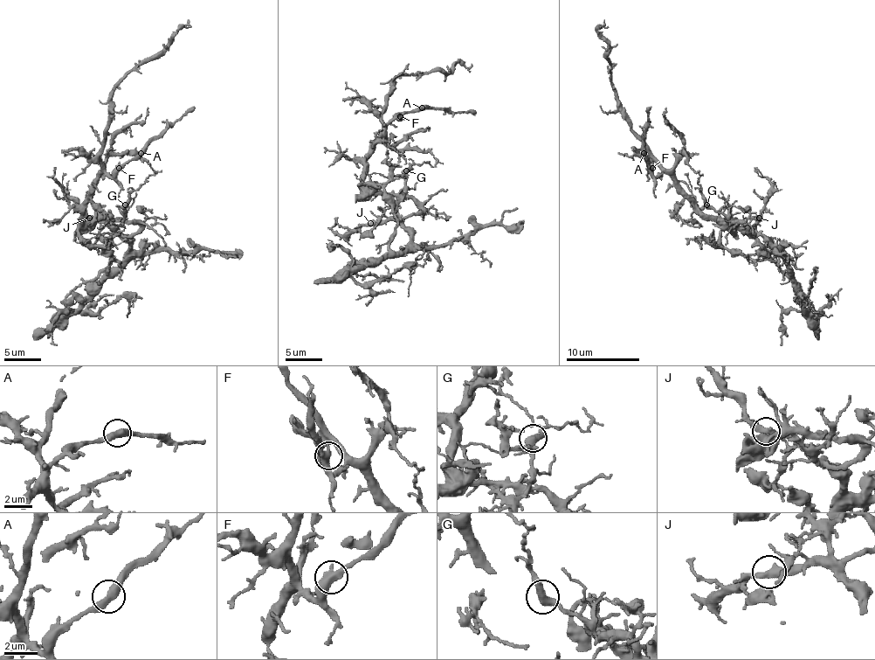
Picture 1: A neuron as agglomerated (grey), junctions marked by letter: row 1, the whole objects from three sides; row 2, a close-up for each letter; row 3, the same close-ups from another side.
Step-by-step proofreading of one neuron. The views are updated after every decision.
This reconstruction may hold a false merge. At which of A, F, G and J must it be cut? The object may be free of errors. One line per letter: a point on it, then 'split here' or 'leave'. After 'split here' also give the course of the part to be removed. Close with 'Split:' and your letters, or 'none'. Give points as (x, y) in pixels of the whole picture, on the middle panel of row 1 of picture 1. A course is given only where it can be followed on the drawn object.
A: (422, 107) | leave
F: (400, 116) | leave
G: (406, 170) | split here | (405, 170), (423, 163), (433, 166), (435, 159), (389, 144), (382, 114), (390, 83), (471, 63)
J: (370, 223) | leave
Split: G

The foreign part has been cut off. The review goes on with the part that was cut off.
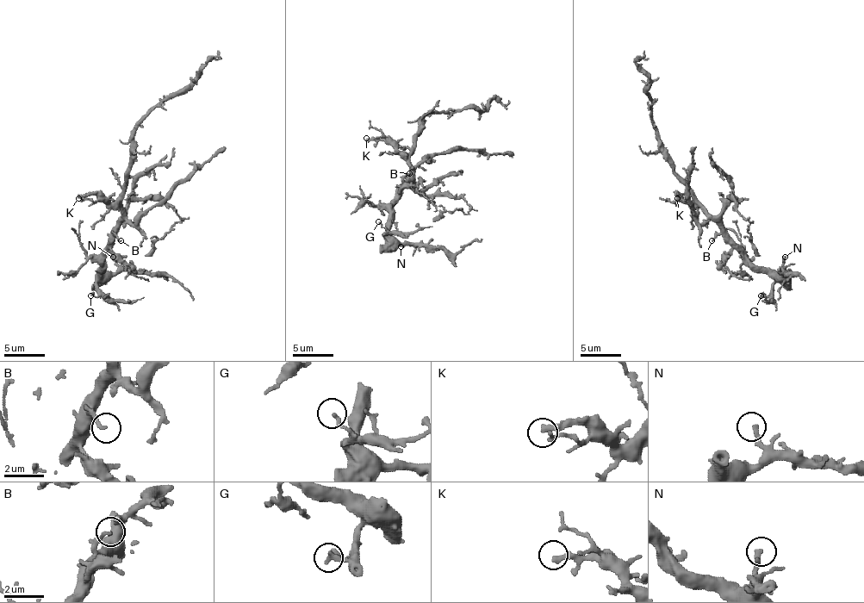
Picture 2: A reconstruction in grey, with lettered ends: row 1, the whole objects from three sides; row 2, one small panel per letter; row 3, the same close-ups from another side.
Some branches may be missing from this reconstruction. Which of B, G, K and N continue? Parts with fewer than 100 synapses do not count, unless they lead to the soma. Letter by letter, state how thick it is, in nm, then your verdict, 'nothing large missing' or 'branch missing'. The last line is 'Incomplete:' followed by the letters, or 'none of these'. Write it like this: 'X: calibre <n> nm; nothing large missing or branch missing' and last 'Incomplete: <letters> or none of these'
B: calibre 180 nm; nothing large missing
G: calibre 170 nm; nothing large missing
K: calibre 320 nm; nothing large missing
N: calibre 240 nm; nothing large missing
Incomplete: none of these

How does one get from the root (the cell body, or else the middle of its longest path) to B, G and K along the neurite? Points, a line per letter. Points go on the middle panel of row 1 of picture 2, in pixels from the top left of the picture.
B: (409, 163), (409, 175), (403, 181), (409, 173)
G: (409, 163), (409, 177), (405, 181), (400, 197), (393, 205), (393, 224), (387, 236), (384, 227), (378, 221)
K: (409, 163), (391, 145), (366, 138)

